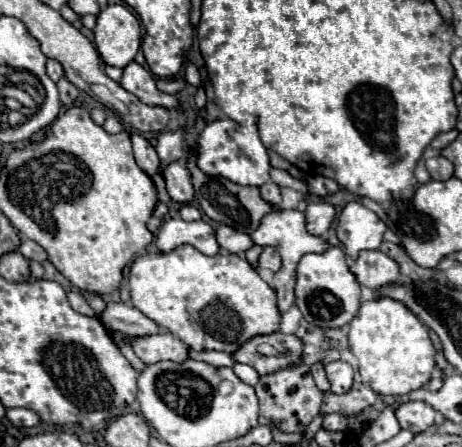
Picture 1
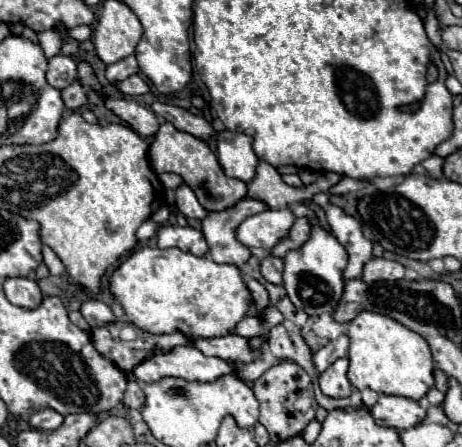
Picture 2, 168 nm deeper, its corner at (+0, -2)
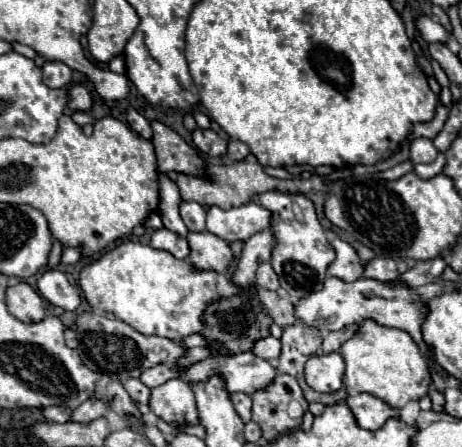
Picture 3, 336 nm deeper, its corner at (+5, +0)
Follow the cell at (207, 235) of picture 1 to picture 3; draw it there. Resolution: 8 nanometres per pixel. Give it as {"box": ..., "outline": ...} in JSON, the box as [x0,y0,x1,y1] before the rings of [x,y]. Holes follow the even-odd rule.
{"box":[151,229,191,259],"outline":[[[157,229],[151,235],[151,247],[153,249],[165,249],[169,253],[173,253],[177,259],[185,259],[191,249],[189,249],[189,241],[185,237],[179,237],[177,233],[169,231],[169,229]]]}

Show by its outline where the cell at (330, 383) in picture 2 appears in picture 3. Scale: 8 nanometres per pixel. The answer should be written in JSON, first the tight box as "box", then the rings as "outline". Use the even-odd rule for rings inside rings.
{"box":[305,353,343,393],"outline":[[[339,353],[313,355],[305,363],[305,379],[313,391],[335,393],[343,387],[343,357]]]}

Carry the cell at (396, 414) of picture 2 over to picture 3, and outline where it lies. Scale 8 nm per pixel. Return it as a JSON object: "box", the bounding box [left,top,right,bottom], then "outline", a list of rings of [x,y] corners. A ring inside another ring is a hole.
{"box":[347,393,397,431],"outline":[[[371,393],[351,395],[351,397],[347,397],[347,405],[353,411],[357,423],[369,431],[379,429],[387,419],[397,417],[397,409],[393,409],[389,403],[381,401],[379,397],[371,395]]]}

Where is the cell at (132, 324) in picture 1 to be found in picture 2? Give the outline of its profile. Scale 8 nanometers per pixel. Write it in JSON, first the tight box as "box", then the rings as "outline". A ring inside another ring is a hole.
{"box":[80,299,116,327],"outline":[[[88,299],[88,301],[84,301],[84,303],[80,305],[80,313],[82,313],[82,317],[88,321],[90,327],[102,327],[102,325],[106,325],[106,323],[116,321],[112,309],[110,309],[108,305],[100,303],[98,299]]]}

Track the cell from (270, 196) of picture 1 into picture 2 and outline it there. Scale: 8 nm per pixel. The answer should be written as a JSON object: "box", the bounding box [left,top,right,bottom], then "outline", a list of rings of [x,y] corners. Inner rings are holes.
{"box":[202,199,268,267],"outline":[[[242,199],[234,207],[208,213],[206,221],[202,221],[202,233],[206,233],[208,253],[212,261],[230,263],[236,267],[244,265],[250,257],[250,249],[236,239],[234,231],[246,217],[254,215],[254,211],[264,211],[264,209],[268,207],[262,201]]]}

